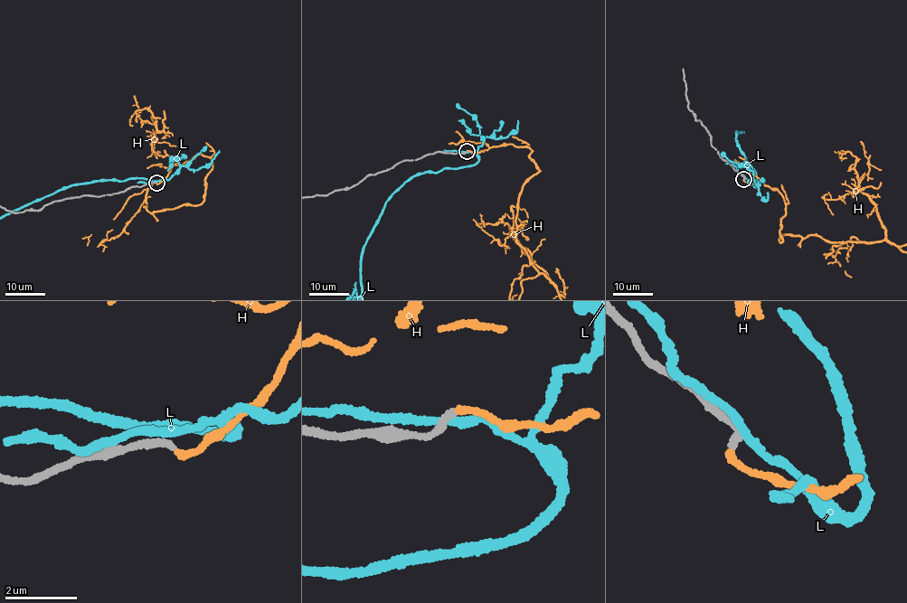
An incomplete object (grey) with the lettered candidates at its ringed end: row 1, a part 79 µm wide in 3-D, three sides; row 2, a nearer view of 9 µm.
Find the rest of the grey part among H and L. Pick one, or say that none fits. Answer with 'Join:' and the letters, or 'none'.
Join: H

